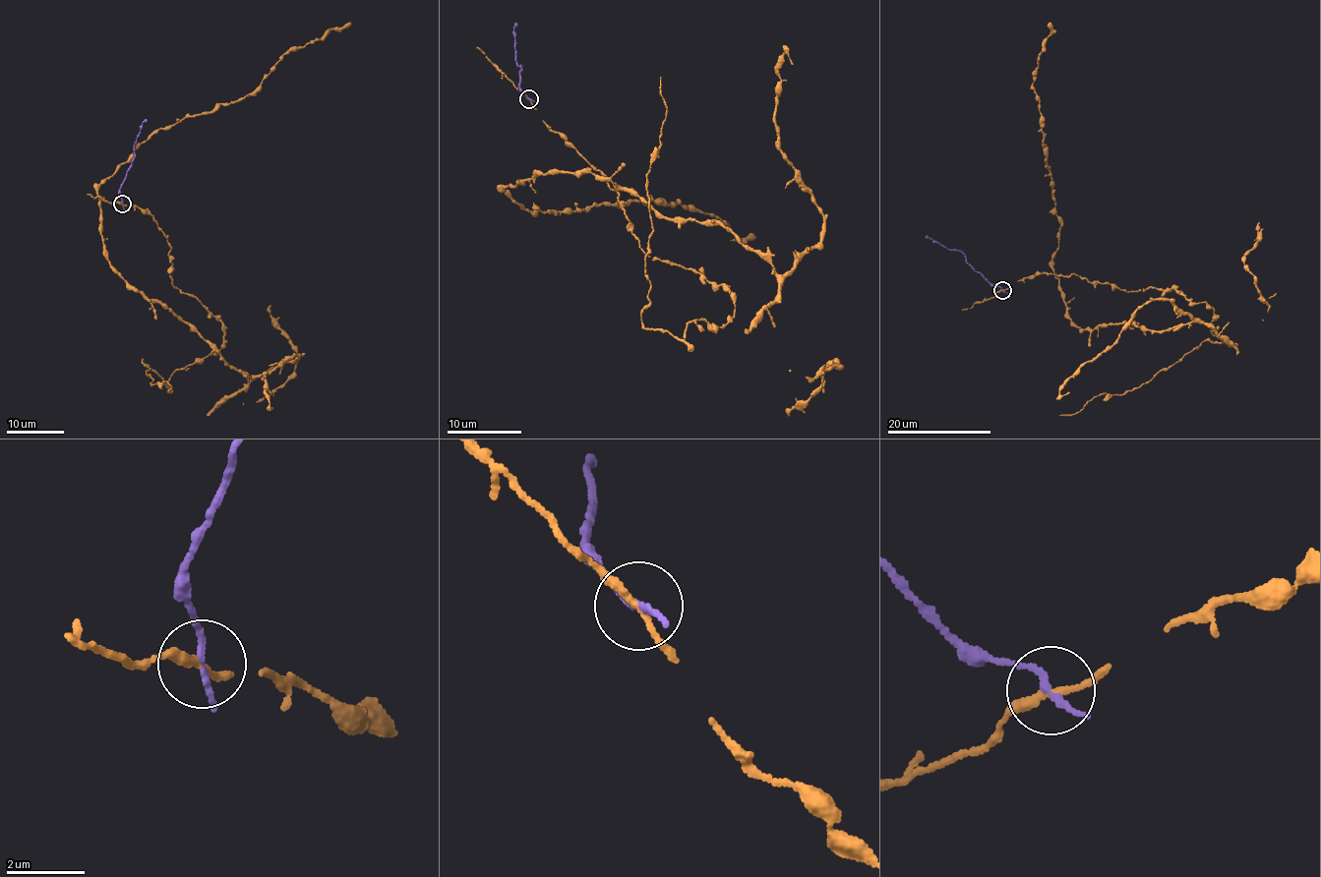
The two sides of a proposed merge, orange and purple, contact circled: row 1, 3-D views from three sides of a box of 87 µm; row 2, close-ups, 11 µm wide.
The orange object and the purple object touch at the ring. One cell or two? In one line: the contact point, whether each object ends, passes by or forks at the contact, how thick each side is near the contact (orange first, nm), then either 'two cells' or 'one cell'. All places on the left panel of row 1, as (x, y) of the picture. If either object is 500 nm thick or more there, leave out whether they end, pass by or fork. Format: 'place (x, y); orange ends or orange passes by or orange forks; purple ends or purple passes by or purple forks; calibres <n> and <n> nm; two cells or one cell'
place (122, 204); orange passes by; purple passes by; calibres 170 and 150 nm; two cells

